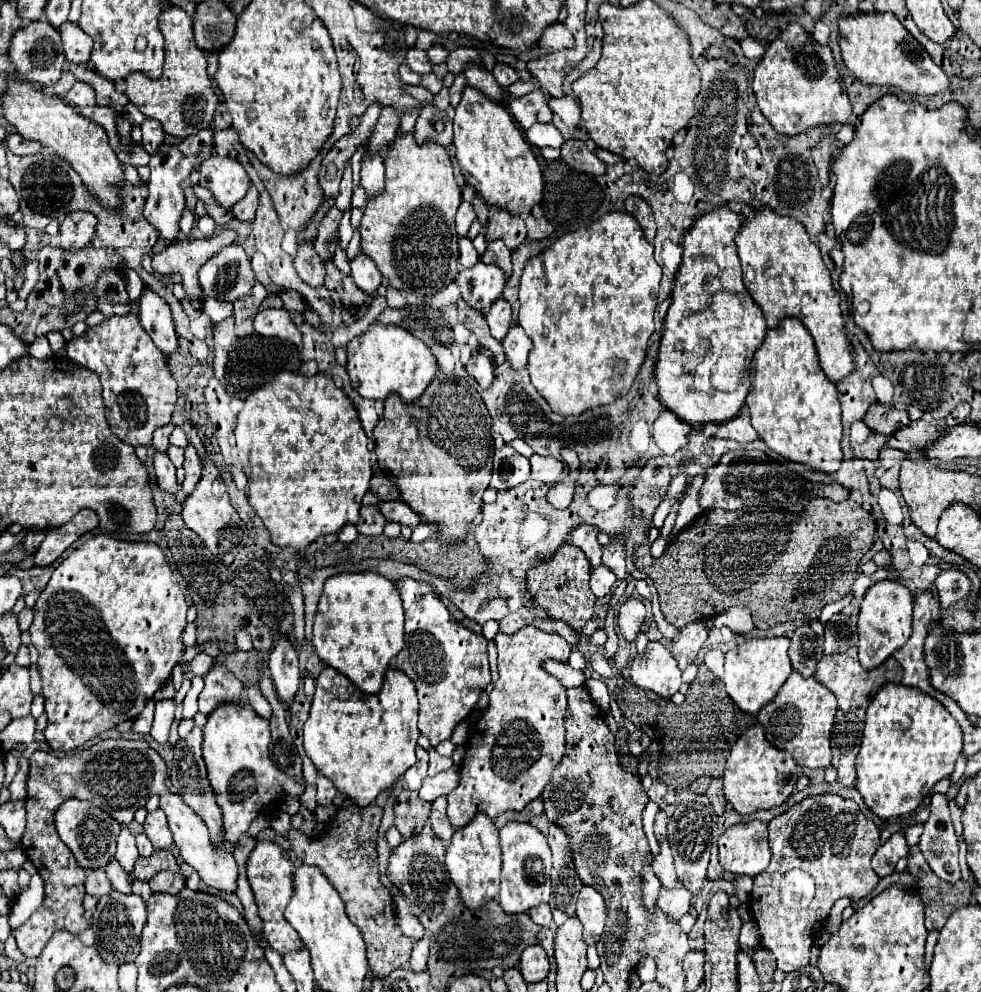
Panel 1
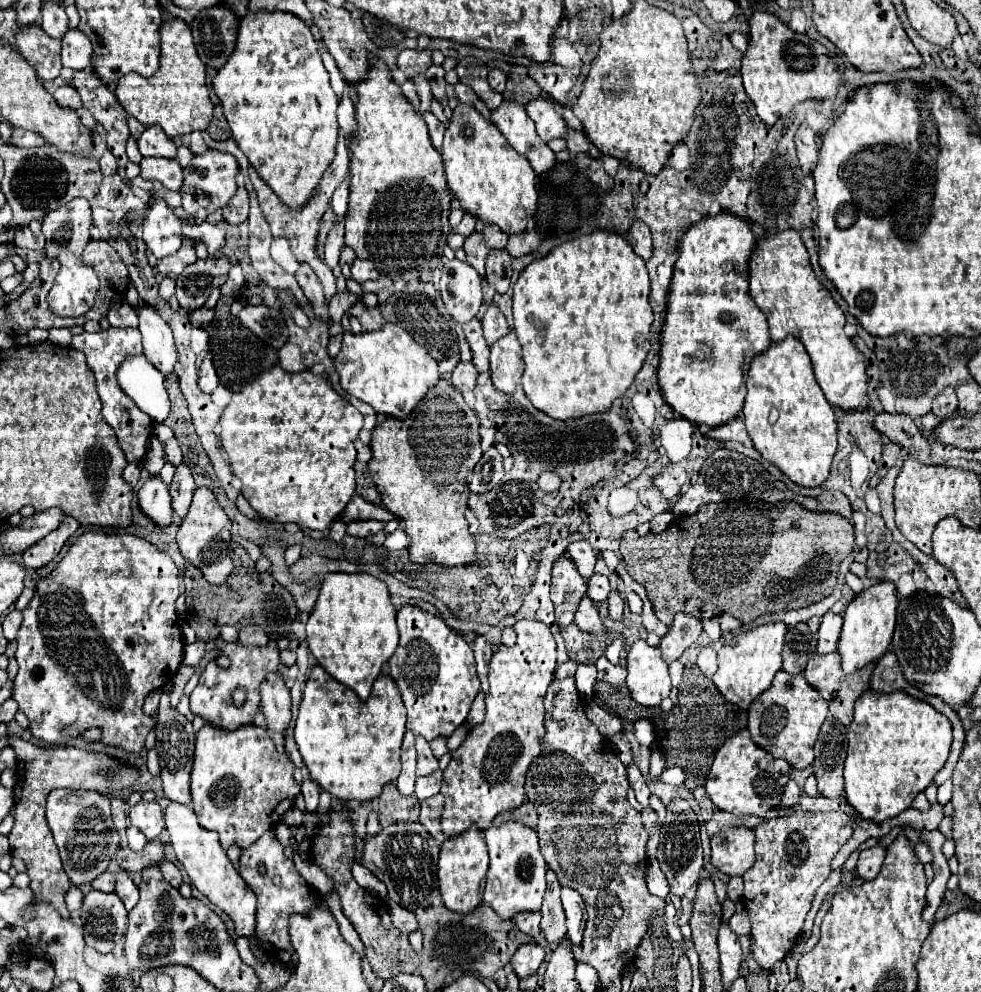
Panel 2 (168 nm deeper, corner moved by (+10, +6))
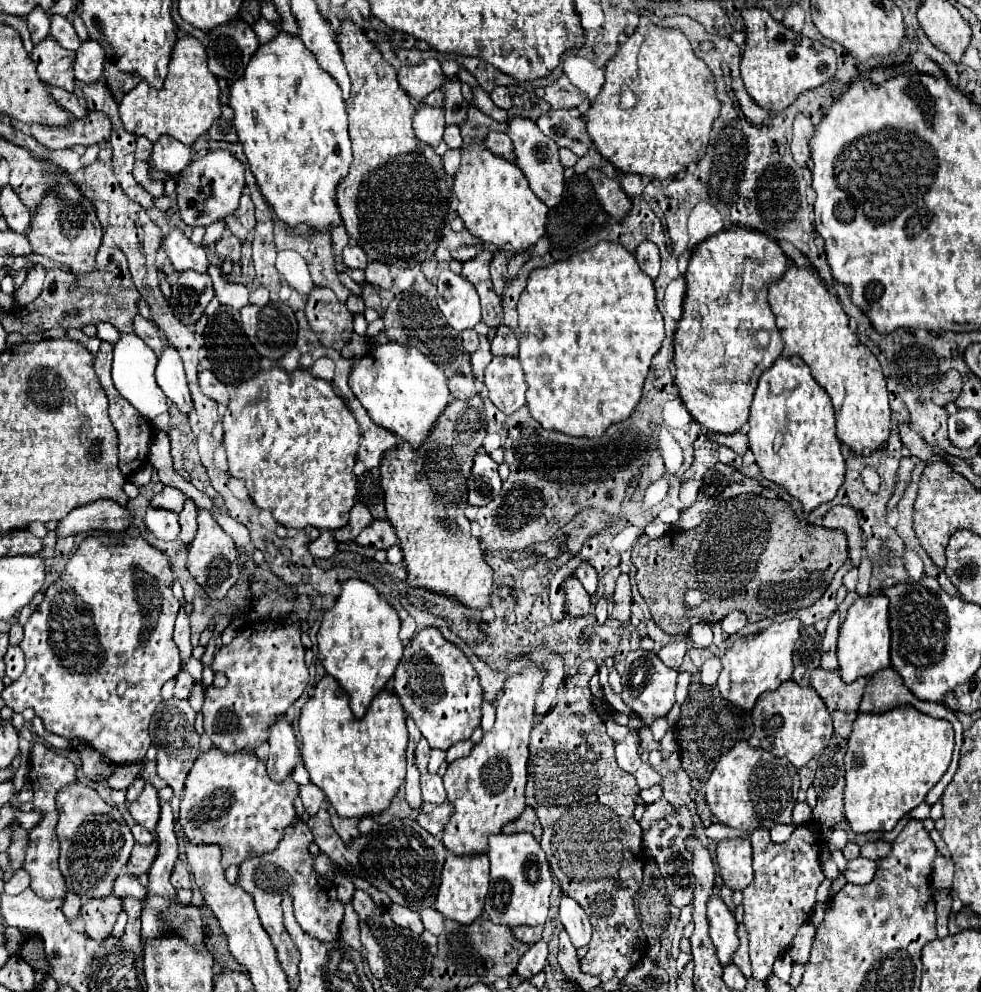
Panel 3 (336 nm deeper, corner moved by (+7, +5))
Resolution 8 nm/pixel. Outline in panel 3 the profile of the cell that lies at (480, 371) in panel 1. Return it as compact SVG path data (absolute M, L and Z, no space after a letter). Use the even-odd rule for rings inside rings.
M456 375L448 381L448 389L456 399L468 399L476 395L474 377L472 375Z

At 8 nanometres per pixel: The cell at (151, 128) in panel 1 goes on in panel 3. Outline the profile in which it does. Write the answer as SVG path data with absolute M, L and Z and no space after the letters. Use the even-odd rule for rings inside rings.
M162 135L152 149L150 163L156 171L178 175L192 159L192 149L170 135Z

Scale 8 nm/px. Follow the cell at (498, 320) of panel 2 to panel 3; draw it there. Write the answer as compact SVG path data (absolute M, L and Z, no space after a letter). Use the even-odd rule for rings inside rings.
M500 325L496 329L492 339L492 355L518 355L518 339L510 327Z

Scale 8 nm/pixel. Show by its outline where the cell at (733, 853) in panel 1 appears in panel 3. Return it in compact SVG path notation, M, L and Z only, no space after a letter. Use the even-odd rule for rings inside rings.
M726 839L716 847L716 861L724 885L744 889L752 883L752 847L748 839Z

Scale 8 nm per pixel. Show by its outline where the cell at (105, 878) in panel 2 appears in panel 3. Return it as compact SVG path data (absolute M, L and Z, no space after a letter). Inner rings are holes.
M120 875L116 881L114 881L114 887L112 887L112 895L114 897L136 897L140 901L144 901L146 897L146 889L138 883L138 879L134 875Z

